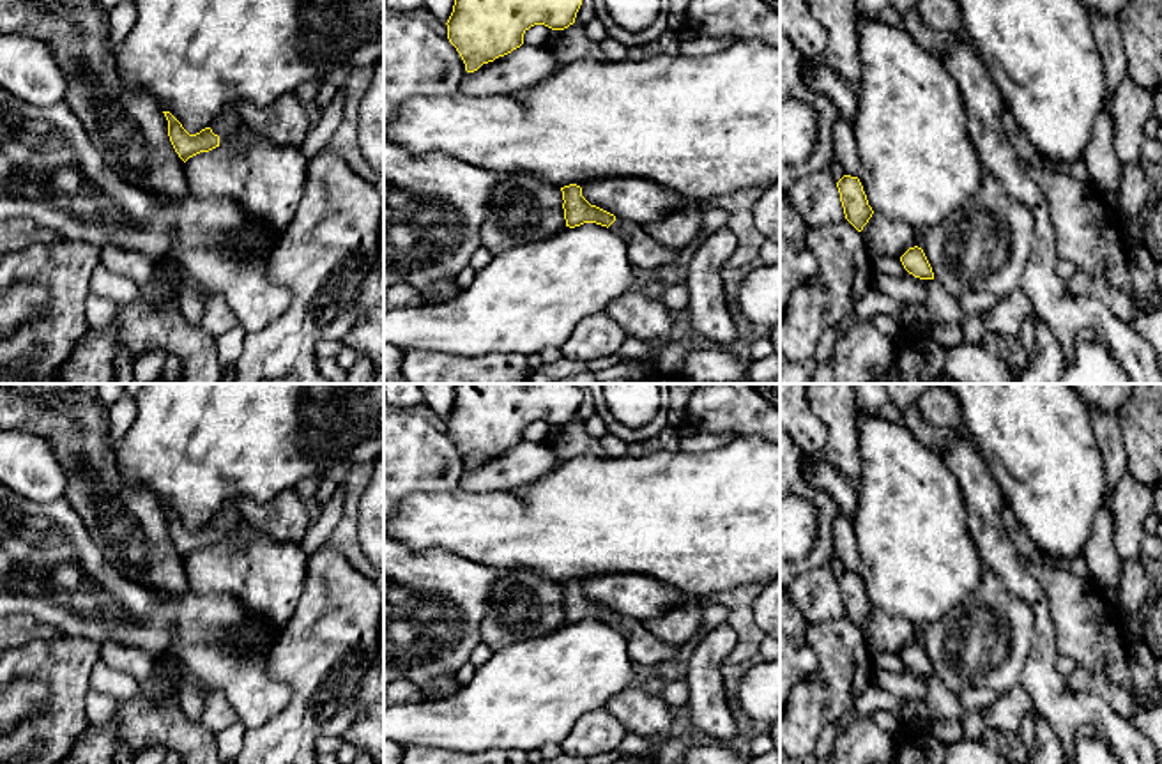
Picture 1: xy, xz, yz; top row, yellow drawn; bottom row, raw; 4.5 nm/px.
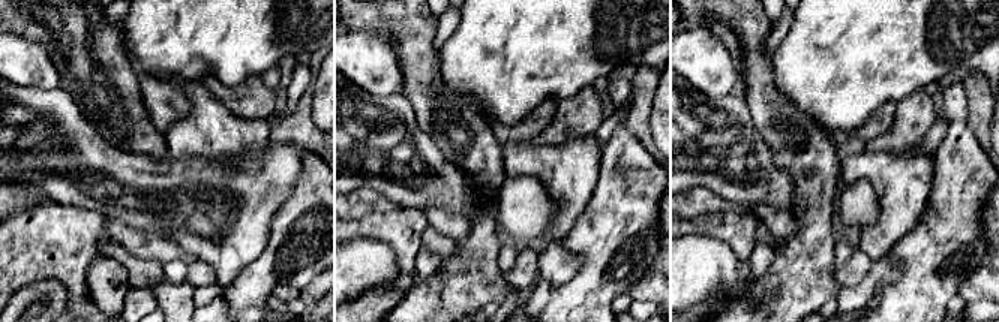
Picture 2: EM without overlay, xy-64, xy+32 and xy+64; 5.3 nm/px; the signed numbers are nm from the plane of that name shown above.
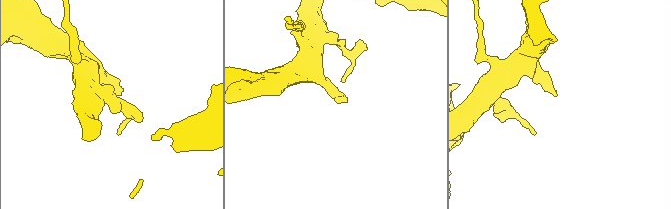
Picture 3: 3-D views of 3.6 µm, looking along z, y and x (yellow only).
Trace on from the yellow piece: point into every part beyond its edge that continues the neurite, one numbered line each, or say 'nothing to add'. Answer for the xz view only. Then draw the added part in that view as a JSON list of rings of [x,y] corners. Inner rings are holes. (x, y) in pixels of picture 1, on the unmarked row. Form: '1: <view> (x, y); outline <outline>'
1: xz (642, 648); outline [[[615,612],[608,624],[624,637],[631,663],[661,665],[663,661],[676,660],[677,647],[658,640],[640,621]]]

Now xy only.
1: xy (225, 522); outline [[[228,508],[219,511],[212,520],[210,525],[214,531],[219,532],[219,539],[225,539],[228,534],[232,534],[237,525],[244,520],[239,509]]]

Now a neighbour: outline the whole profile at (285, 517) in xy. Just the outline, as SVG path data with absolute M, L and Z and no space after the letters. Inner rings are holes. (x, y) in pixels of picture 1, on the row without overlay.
M294 488L283 490L267 502L235 499L232 508L274 541L299 543L310 527L306 500Z

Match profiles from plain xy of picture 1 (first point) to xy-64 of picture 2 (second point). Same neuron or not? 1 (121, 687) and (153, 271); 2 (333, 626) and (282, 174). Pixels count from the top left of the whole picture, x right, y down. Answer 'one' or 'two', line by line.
1: one
2: two

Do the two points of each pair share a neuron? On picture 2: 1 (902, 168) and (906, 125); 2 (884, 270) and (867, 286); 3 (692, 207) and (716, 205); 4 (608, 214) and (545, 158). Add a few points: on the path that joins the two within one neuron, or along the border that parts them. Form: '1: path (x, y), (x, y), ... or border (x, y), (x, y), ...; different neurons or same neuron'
1: border (912, 146), (896, 153), (867, 150); different neurons
2: path (879, 274), (872, 282); same neuron
3: path (698, 205), (710, 205); same neuron
4: border (599, 163), (599, 180), (594, 192), (572, 228); different neurons

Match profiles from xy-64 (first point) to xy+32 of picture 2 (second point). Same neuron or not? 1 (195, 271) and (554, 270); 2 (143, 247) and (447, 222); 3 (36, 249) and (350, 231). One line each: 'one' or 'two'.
1: two
2: one
3: one

